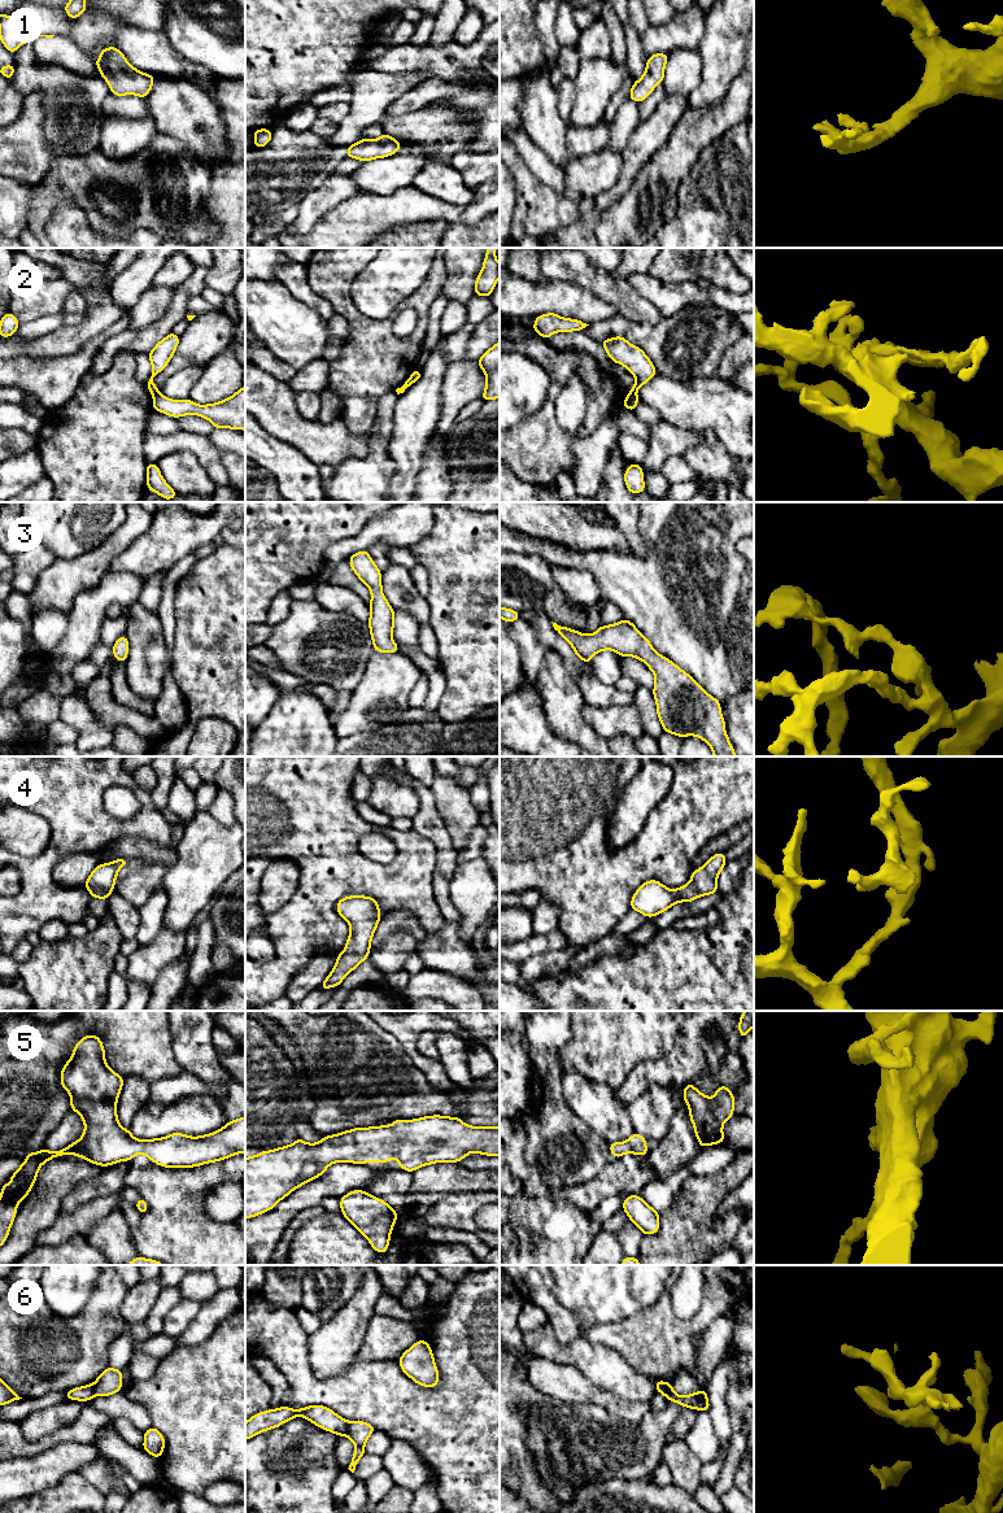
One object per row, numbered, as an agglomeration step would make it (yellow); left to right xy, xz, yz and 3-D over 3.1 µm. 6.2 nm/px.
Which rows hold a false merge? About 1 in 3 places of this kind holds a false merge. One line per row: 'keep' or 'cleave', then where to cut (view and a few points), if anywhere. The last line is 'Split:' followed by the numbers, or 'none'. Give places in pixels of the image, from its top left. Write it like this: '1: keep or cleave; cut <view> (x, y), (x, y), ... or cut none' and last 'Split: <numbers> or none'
1: keep; cut none
2: cleave; cut yz (628, 393), (636, 396)
3: keep; cut none
4: keep; cut none
5: keep; cut none
6: cleave; cut xz (348, 1421), (348, 1429), (344, 1434)
Split: 2, 6

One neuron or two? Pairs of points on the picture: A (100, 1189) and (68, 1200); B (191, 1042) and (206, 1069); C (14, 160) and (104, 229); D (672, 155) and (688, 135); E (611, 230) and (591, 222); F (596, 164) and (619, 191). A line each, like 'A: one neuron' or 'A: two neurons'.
A: one neuron
B: one neuron
C: two neurons
D: one neuron
E: two neurons
F: two neurons

